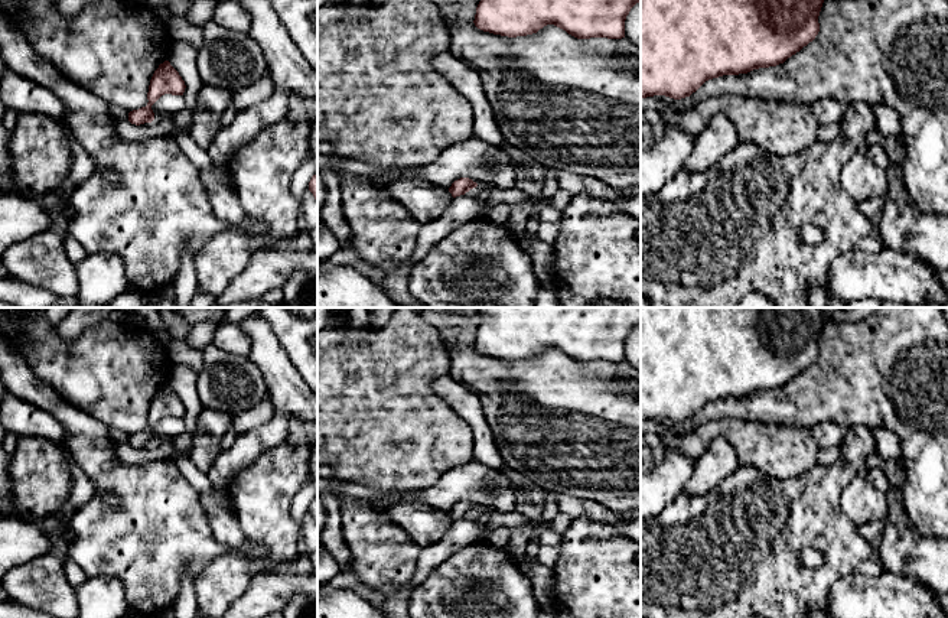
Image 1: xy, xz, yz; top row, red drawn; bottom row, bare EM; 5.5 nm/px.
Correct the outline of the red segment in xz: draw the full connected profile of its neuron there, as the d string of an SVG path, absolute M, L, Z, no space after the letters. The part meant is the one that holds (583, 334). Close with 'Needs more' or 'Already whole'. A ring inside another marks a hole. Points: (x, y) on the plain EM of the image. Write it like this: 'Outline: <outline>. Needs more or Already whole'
Outline: M476 308L480 325L475 349L493 358L517 361L554 348L577 362L625 361L625 344L641 325L641 308Z. Already whole

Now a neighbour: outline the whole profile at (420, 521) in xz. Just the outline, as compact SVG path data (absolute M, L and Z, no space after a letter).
M421 501L392 504L387 514L420 547L440 540L453 524L449 513L434 510Z

